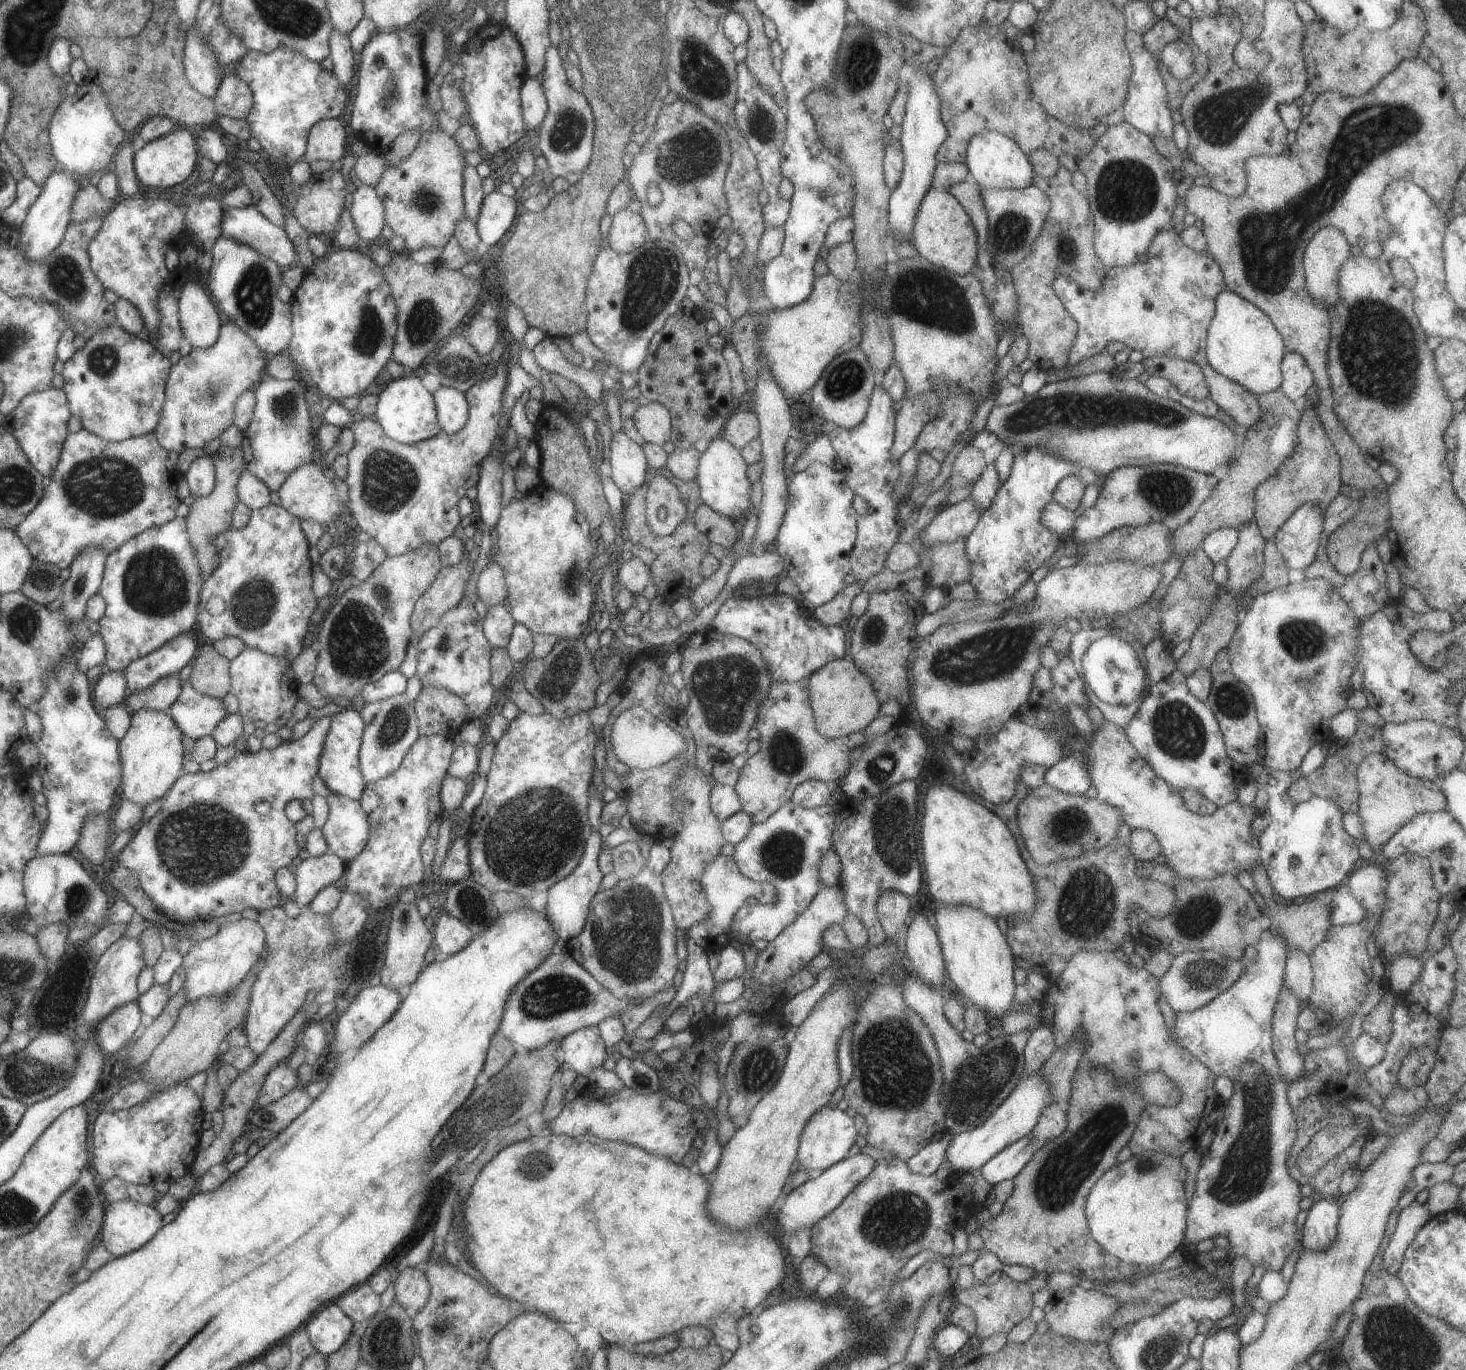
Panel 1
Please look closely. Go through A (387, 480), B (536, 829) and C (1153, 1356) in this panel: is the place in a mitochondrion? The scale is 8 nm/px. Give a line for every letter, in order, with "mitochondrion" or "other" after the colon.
A: mitochondrion
B: mitochondrion
C: mitochondrion

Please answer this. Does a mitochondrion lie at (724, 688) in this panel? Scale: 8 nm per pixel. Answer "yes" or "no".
yes

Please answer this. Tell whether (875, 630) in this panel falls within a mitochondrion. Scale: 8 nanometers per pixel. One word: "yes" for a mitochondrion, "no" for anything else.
yes

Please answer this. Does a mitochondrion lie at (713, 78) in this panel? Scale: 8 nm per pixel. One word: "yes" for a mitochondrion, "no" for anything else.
yes

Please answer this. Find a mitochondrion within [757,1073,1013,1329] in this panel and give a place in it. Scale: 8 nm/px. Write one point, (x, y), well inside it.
(897, 1222)

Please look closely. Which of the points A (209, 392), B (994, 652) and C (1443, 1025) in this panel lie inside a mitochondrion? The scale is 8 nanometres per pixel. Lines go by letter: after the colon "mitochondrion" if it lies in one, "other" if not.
A: mitochondrion
B: mitochondrion
C: other

